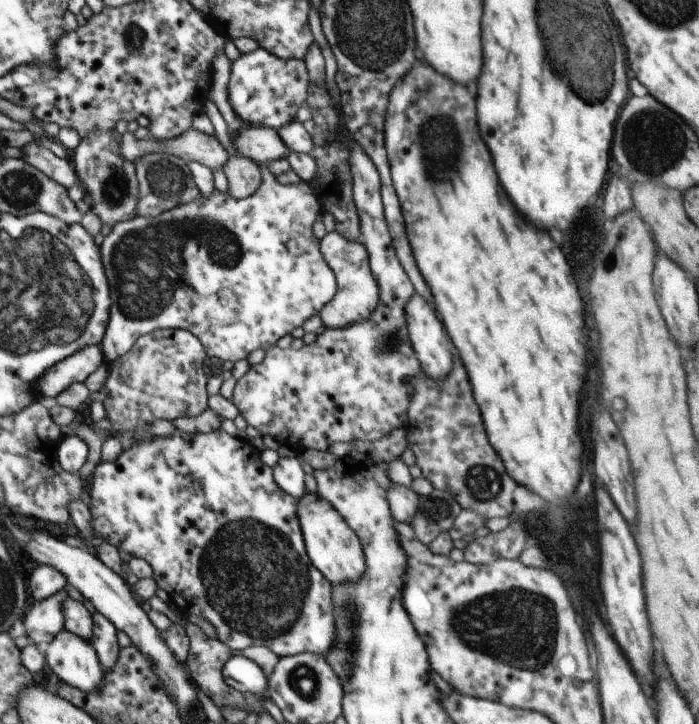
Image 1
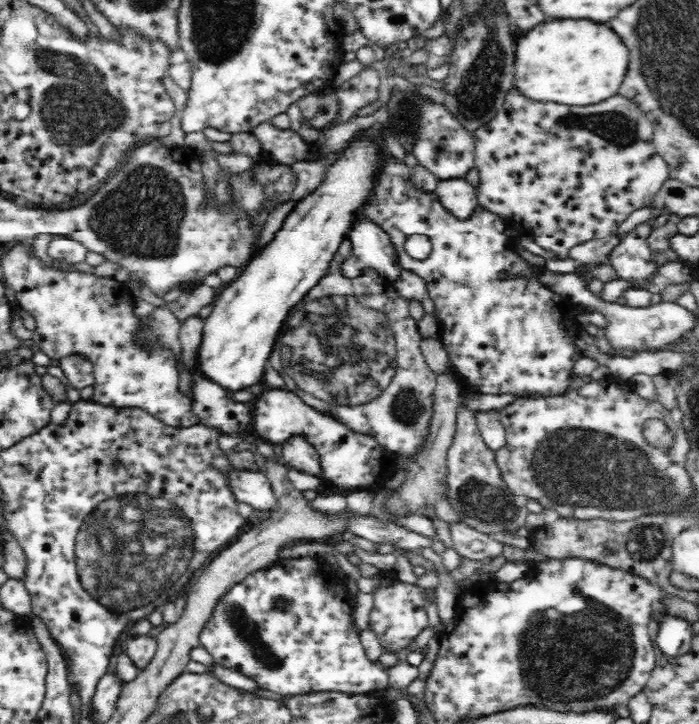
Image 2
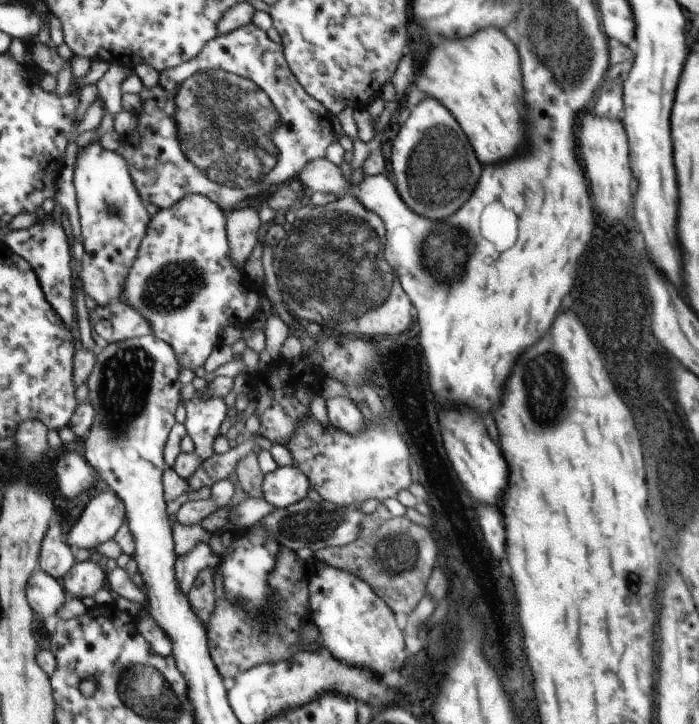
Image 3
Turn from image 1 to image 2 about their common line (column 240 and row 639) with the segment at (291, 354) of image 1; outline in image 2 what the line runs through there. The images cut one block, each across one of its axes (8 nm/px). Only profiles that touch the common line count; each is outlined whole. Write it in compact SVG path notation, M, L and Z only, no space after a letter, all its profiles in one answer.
M394 571L381 573L382 582L373 591L373 608L370 611L370 629L378 638L379 643L386 652L392 654L410 646L420 633L429 626L426 615L428 590L418 588L415 584L401 582L395 578Z

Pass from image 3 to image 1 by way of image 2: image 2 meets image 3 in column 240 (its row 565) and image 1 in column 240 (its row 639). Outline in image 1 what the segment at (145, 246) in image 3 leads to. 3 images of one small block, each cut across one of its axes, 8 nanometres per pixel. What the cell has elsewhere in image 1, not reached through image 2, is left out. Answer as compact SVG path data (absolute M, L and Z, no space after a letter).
M262 163L260 165L262 172L262 184L260 188L250 198L237 199L230 193L219 192L217 189L210 196L202 196L200 199L192 200L190 204L182 204L182 206L174 208L174 210L163 212L158 216L132 216L126 220L117 223L110 234L104 238L100 244L100 258L102 258L102 266L104 266L104 274L108 278L108 288L110 288L110 320L106 326L106 334L104 334L101 343L102 354L106 364L114 363L123 354L126 354L138 342L140 336L147 335L149 332L158 331L159 329L186 329L195 333L199 340L207 347L207 352L220 358L220 360L230 360L237 362L247 359L248 356L257 349L268 350L268 348L276 347L278 338L286 336L288 332L292 332L298 326L302 326L304 320L308 320L310 316L319 314L320 310L326 306L337 292L337 281L335 273L330 265L327 264L326 257L323 255L322 249L319 247L322 240L318 240L312 234L312 224L316 222L318 214L320 214L320 204L316 202L308 182L301 181L299 183L283 185L276 181L274 173L271 169L266 168Z

